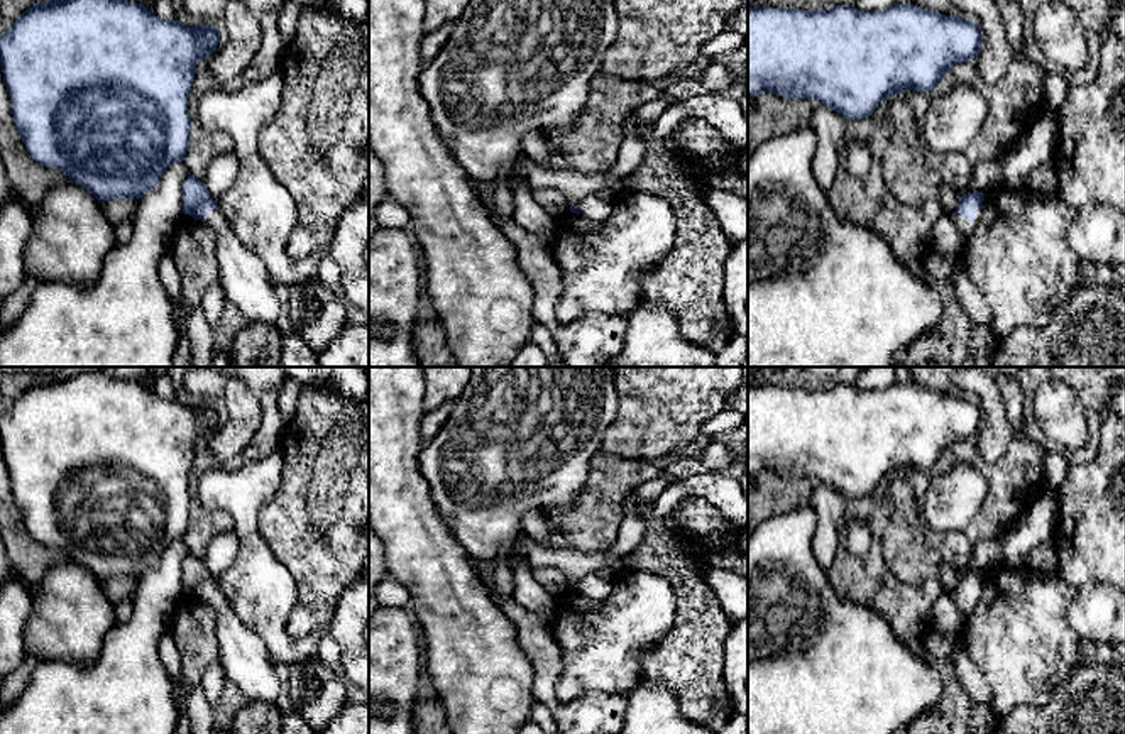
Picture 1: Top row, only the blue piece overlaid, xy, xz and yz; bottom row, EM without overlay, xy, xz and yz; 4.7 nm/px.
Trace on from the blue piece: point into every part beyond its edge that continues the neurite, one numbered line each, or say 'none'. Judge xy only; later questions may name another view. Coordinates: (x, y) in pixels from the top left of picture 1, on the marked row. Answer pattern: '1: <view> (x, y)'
1: xy (244, 281)

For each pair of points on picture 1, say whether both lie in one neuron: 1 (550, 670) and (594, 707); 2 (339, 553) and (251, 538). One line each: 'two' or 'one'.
1: one
2: two

